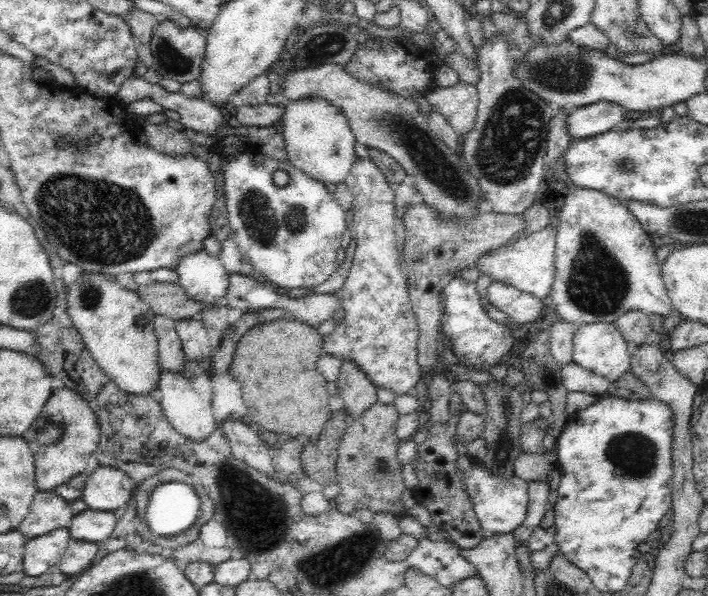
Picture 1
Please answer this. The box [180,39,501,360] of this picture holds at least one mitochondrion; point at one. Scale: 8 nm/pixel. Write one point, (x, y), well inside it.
(435, 164)

